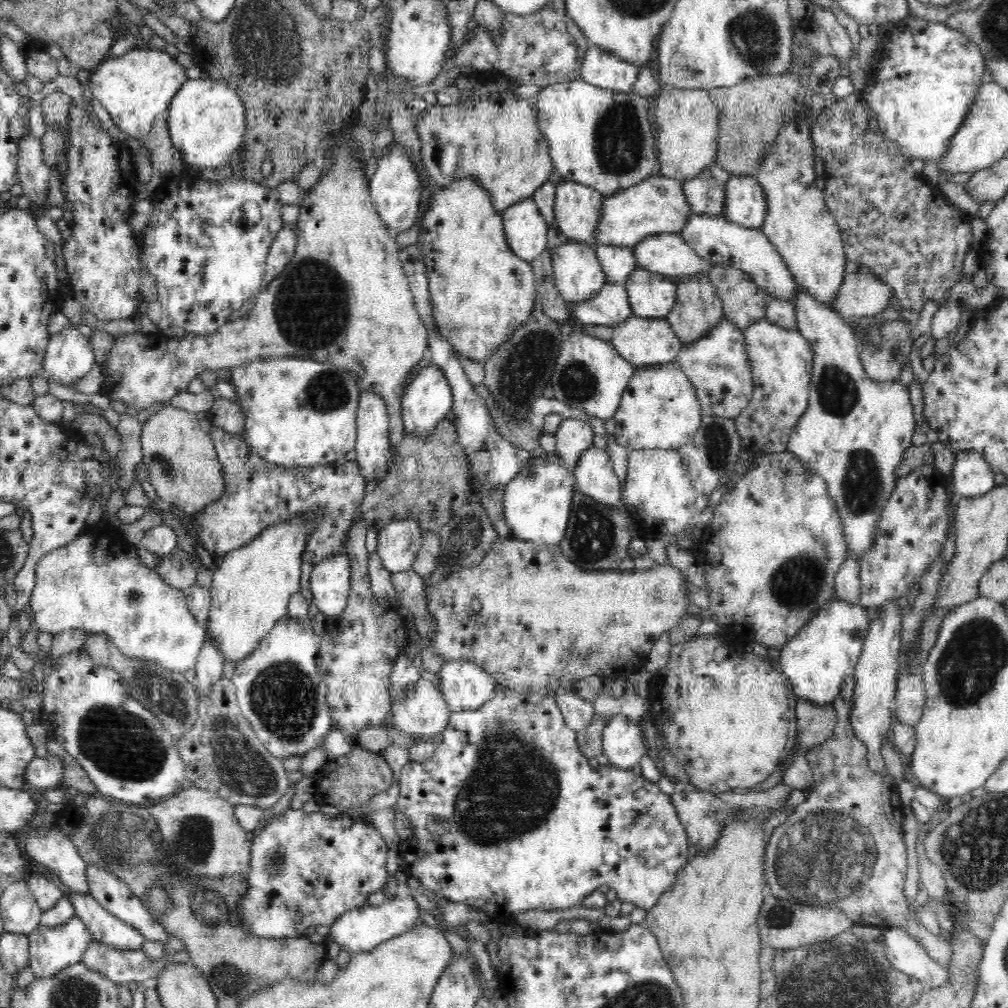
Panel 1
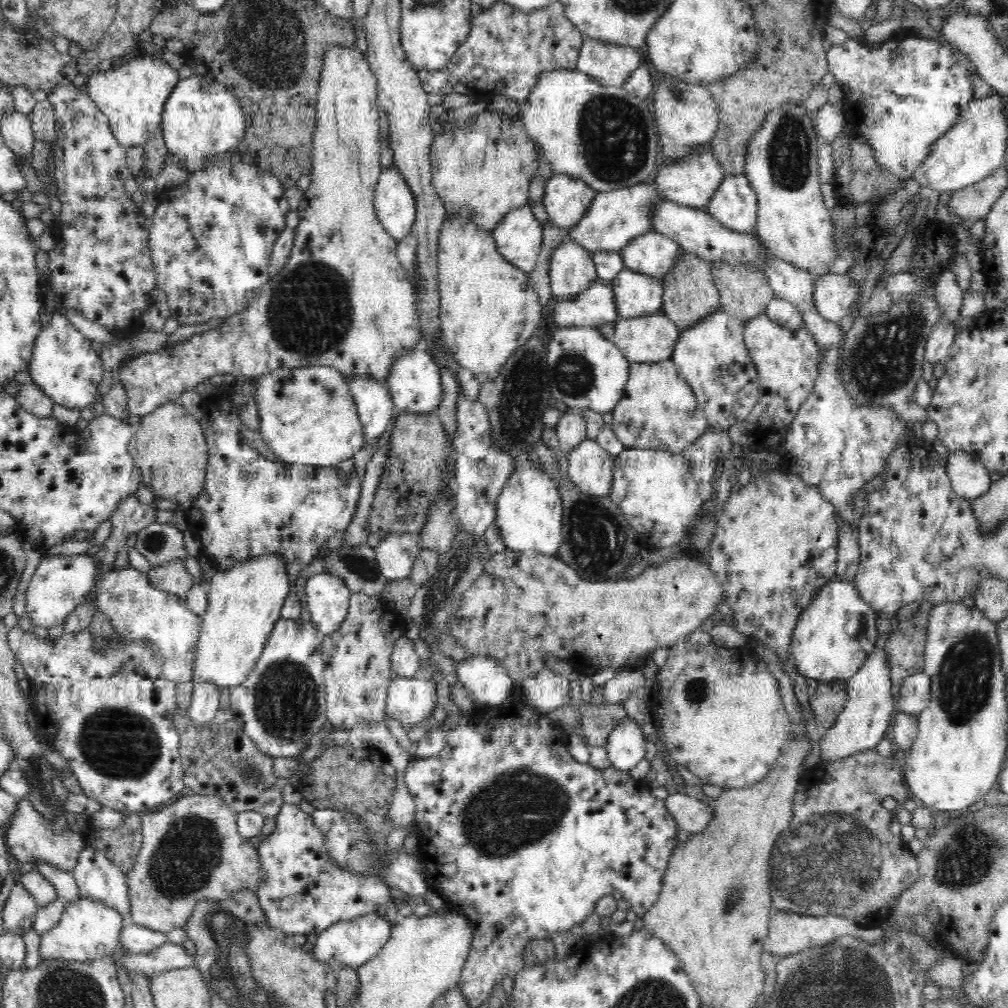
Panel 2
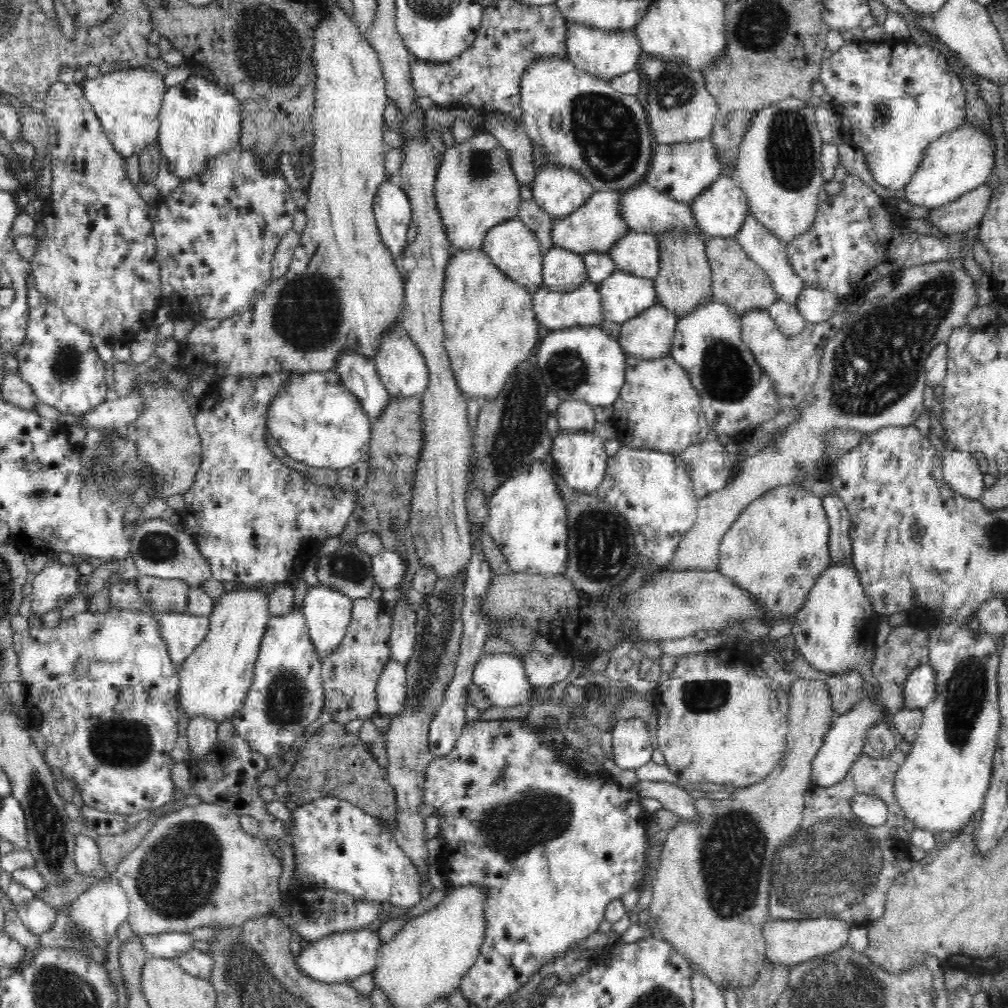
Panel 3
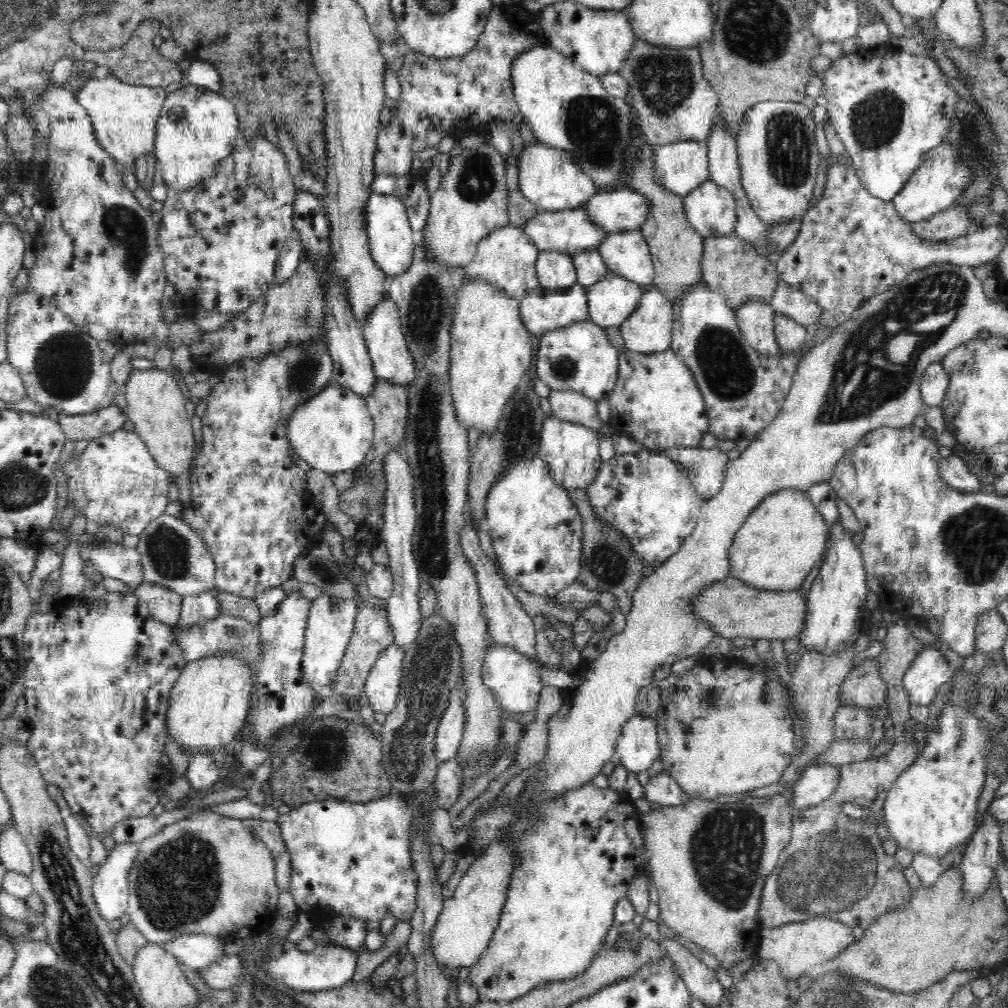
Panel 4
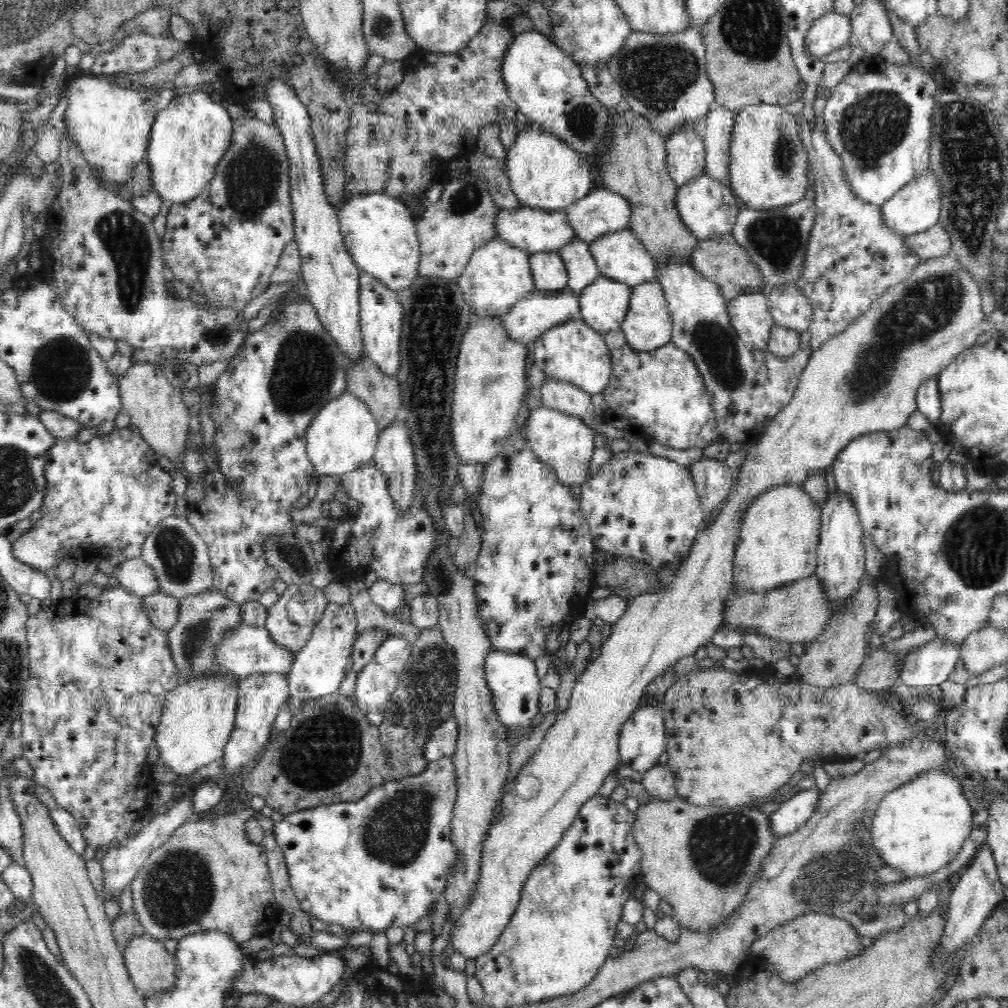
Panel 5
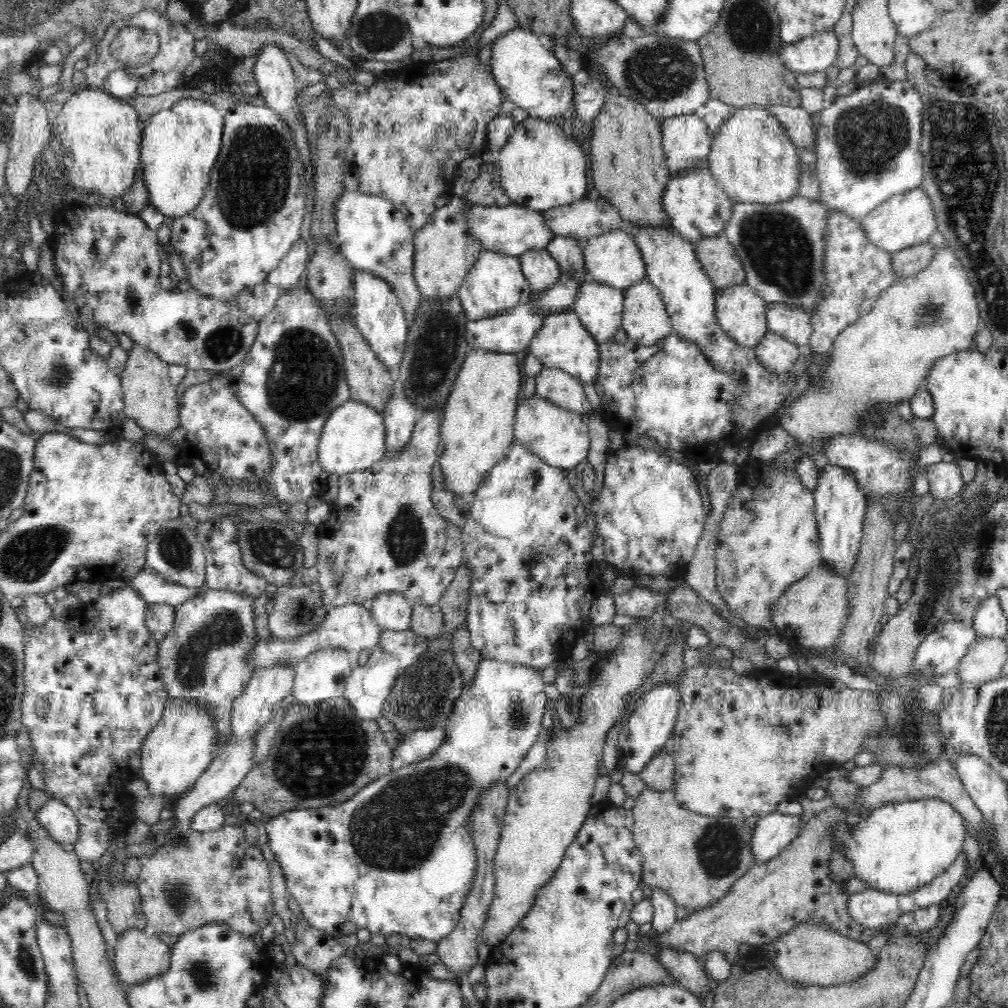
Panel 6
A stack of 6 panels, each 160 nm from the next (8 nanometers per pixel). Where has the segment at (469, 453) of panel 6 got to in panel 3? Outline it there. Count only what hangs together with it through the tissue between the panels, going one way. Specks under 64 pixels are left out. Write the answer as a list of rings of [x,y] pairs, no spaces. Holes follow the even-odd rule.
[[[481,247],[472,250],[454,248],[450,264],[446,266],[442,294],[442,318],[445,330],[445,349],[452,366],[460,393],[468,400],[476,399],[481,404],[494,401],[508,383],[513,372],[531,357],[538,338],[538,324],[532,309],[533,294],[514,280],[510,280],[483,253]]]

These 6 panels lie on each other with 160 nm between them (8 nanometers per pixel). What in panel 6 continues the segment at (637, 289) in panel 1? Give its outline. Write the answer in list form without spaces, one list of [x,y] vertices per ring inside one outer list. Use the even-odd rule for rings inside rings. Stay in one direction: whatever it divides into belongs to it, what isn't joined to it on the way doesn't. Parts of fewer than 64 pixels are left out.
[[[588,279],[576,294],[571,309],[598,344],[610,340],[622,326],[624,291]]]

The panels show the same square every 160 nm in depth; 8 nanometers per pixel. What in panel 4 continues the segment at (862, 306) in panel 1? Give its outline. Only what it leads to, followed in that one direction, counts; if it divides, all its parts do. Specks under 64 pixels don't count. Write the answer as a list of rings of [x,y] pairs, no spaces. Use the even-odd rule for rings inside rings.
[[[782,280],[772,293],[770,303],[775,310],[775,314],[778,314],[778,312],[784,314],[802,325],[817,322],[821,313],[821,308],[814,299]]]

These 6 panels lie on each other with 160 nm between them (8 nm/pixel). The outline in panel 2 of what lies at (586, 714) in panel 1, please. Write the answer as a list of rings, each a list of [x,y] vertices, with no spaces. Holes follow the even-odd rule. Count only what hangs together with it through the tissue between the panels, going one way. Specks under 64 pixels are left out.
[[[541,668],[535,678],[518,681],[528,706],[548,712],[570,704],[570,679],[550,670]]]

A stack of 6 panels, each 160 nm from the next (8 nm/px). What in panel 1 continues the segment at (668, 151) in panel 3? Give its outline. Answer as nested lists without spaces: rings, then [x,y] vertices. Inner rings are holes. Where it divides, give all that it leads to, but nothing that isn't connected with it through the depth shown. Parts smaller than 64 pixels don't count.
[[[714,163],[710,168],[706,168],[704,172],[700,172],[699,175],[681,180],[683,193],[691,212],[699,215],[722,215],[727,182],[730,177],[729,172],[724,171],[718,163]]]

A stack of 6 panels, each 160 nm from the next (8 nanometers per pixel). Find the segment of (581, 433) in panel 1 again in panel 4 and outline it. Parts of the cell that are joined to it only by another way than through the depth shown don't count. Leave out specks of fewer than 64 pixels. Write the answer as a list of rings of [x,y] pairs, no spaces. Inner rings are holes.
[[[552,390],[548,396],[552,413],[558,420],[583,424],[599,432],[603,423],[598,417],[597,402],[581,395],[580,392]]]

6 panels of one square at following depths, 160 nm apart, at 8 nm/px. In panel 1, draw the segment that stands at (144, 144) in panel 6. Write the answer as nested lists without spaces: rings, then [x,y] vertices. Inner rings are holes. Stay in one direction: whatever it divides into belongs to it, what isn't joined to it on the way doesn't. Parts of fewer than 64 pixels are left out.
[[[186,79],[180,90],[172,97],[168,108],[167,125],[172,144],[184,155],[186,165],[201,169],[216,169],[229,163],[234,150],[243,143],[247,120],[242,99],[224,81],[207,79]]]

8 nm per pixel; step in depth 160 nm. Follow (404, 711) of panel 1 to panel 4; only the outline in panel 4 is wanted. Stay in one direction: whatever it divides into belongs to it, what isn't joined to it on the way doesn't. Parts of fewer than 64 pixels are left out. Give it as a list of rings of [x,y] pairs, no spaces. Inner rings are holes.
[[[392,644],[376,659],[364,683],[363,694],[375,712],[388,714],[397,703],[403,677],[404,648]]]

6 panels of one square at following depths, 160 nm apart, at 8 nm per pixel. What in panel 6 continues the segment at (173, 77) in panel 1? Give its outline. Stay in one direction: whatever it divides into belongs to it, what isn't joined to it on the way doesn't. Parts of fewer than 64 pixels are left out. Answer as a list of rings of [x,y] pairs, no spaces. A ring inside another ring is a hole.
[[[87,87],[72,94],[56,117],[67,184],[77,192],[121,198],[140,169],[140,123],[129,99],[110,96],[100,88]]]

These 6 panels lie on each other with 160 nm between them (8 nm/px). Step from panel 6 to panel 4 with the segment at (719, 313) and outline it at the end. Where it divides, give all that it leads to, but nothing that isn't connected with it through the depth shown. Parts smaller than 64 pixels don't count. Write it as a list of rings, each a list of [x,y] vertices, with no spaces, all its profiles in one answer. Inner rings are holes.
[[[754,298],[741,304],[735,315],[742,336],[752,348],[767,357],[782,353],[775,339],[775,310],[771,303]]]

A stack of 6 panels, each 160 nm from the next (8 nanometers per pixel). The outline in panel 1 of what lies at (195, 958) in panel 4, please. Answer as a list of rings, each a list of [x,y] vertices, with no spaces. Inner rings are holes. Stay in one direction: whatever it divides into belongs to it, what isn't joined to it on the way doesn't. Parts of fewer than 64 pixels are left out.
[[[72,891],[67,898],[86,924],[92,940],[120,950],[138,950],[146,942],[142,933],[106,911],[96,899]]]

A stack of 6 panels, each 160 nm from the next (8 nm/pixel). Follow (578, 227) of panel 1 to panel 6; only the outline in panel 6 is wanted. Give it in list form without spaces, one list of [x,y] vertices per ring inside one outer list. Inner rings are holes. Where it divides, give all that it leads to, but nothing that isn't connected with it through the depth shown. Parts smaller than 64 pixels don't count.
[[[528,117],[517,123],[508,142],[496,155],[496,164],[499,167],[500,180],[505,193],[510,197],[512,204],[520,205],[534,211],[547,211],[551,208],[563,207],[577,200],[587,198],[588,180],[586,179],[586,156],[581,144],[562,130],[552,120]]]

